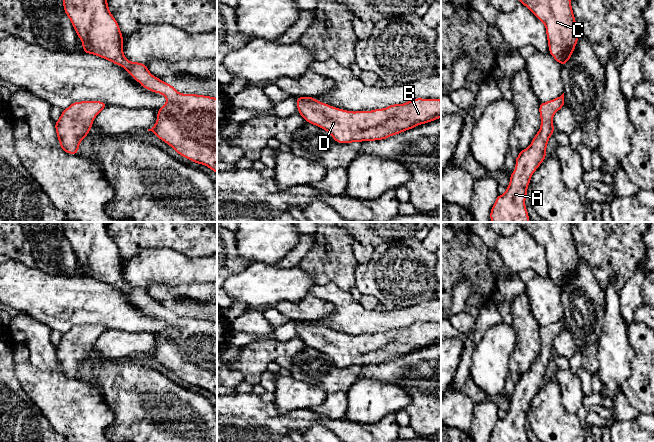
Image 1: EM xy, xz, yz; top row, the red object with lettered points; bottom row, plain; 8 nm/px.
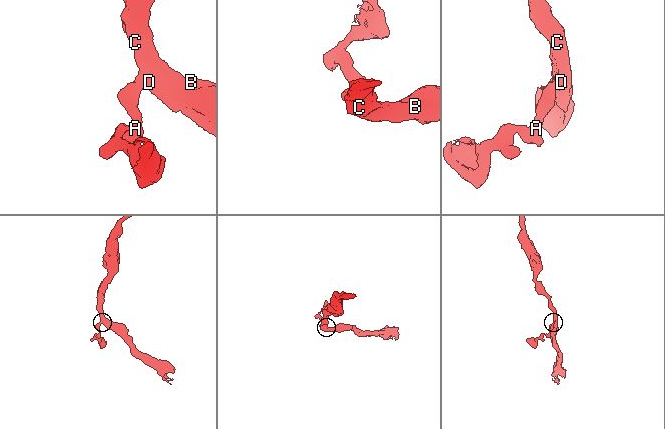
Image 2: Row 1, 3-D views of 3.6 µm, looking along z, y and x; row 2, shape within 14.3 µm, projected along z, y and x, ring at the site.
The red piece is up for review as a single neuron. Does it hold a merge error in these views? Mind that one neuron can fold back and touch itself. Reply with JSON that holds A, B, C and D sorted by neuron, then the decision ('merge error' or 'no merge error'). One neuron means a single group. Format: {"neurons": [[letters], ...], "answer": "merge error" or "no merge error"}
{"neurons": [["A", "B", "C", "D"]], "answer": "no merge error"}

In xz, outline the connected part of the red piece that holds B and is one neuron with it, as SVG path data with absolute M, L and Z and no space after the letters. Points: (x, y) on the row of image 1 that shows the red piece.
M296 97L306 122L326 130L338 143L383 140L441 117L441 100L417 98L372 111L346 111L313 97Z

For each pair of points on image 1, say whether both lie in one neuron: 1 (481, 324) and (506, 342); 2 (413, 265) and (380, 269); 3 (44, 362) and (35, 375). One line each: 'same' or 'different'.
1: different
2: same
3: different

